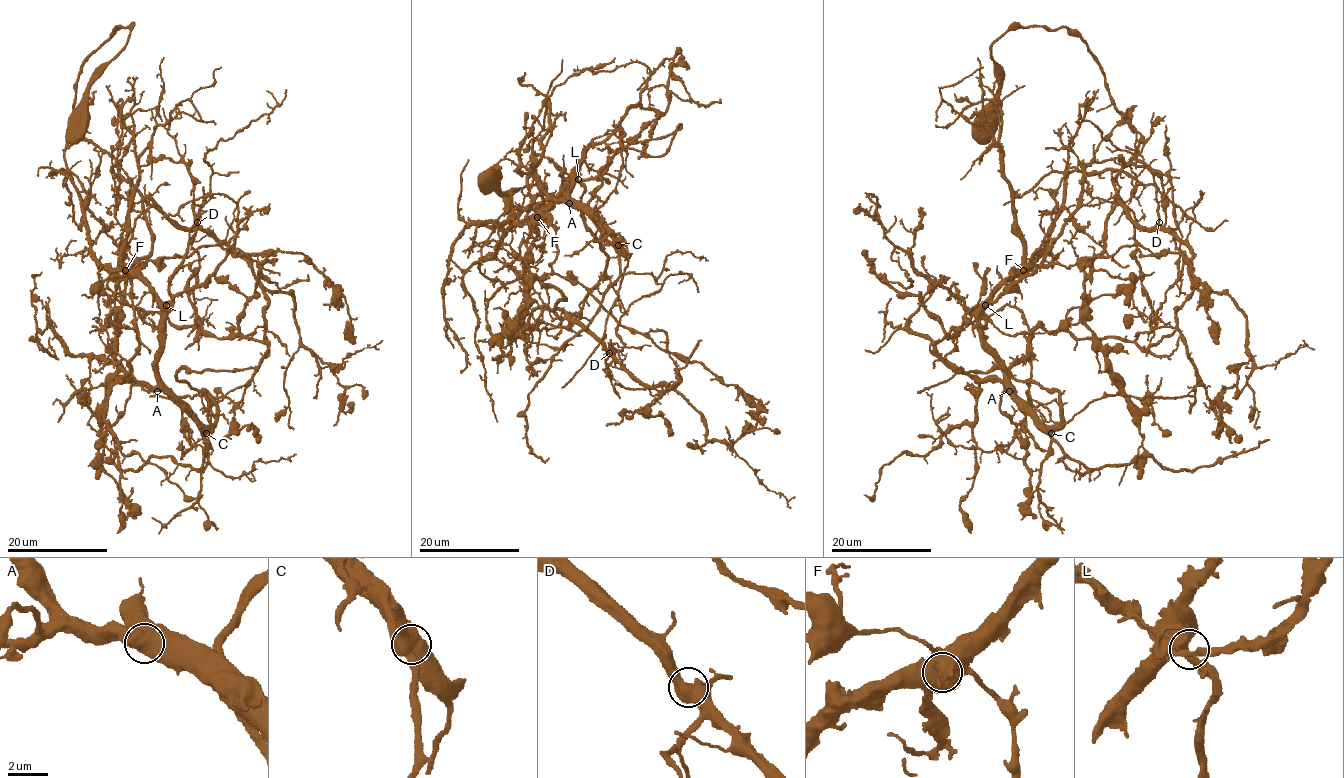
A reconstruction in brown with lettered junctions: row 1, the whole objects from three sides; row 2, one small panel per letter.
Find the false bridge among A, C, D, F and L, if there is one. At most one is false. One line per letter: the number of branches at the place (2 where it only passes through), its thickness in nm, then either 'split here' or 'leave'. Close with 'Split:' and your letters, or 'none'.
A: 2 branches meet; 700 nm thick; leave
C: 2 branches meet; 600 nm thick; leave
D: 2 branches meet; 500 nm thick; leave
F: 2 branches meet; 850 nm thick; split here
L: 2 branches meet; 650 nm thick; leave
Split: F

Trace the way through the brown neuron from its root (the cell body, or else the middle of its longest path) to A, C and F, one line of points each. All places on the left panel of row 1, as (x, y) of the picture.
A: (82, 124), (128, 27), (84, 63), (74, 128), (142, 196), (157, 391)
C: (82, 124), (128, 27), (84, 63), (74, 128), (142, 196), (128, 274), (206, 433)
F: (82, 124), (89, 85), (128, 27), (84, 63), (74, 100), (74, 128), (142, 196), (152, 250), (126, 270)

